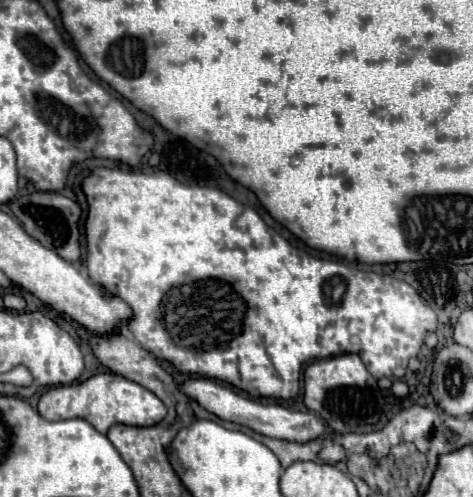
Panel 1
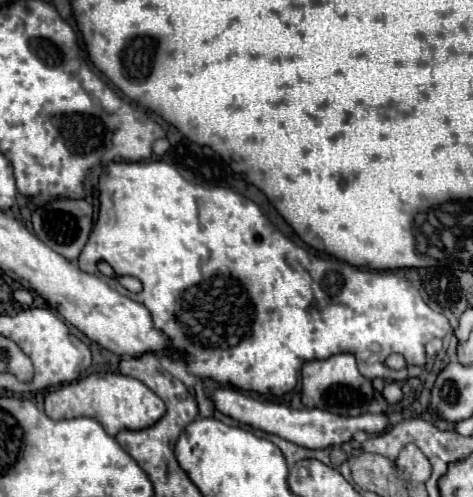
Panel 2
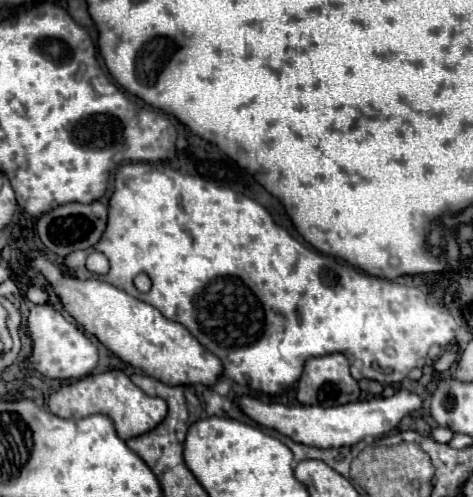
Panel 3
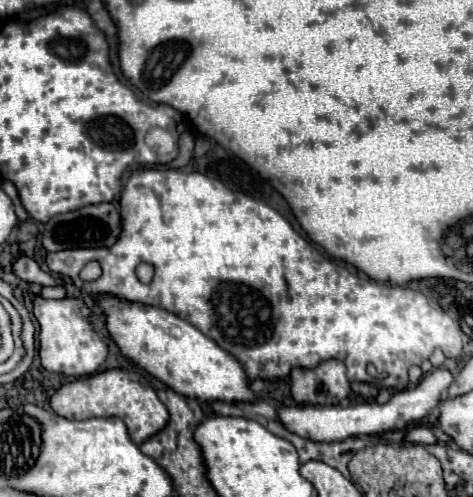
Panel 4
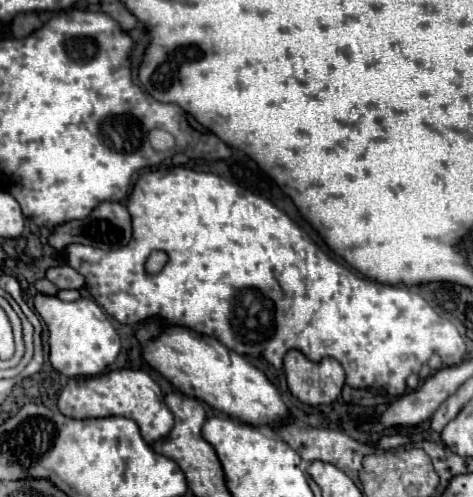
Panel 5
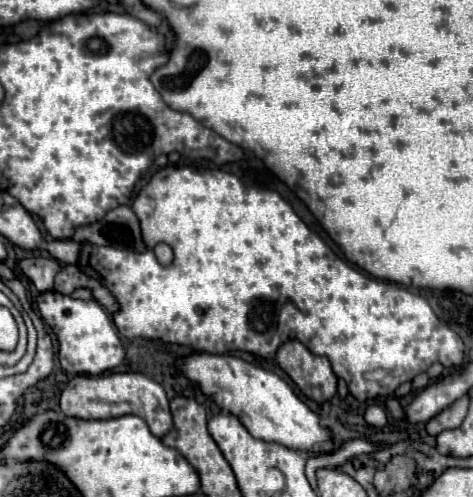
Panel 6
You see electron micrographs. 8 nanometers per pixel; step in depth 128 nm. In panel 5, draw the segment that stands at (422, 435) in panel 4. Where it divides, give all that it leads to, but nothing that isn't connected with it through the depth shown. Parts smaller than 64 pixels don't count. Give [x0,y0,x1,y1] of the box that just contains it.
[378,434,410,448]

